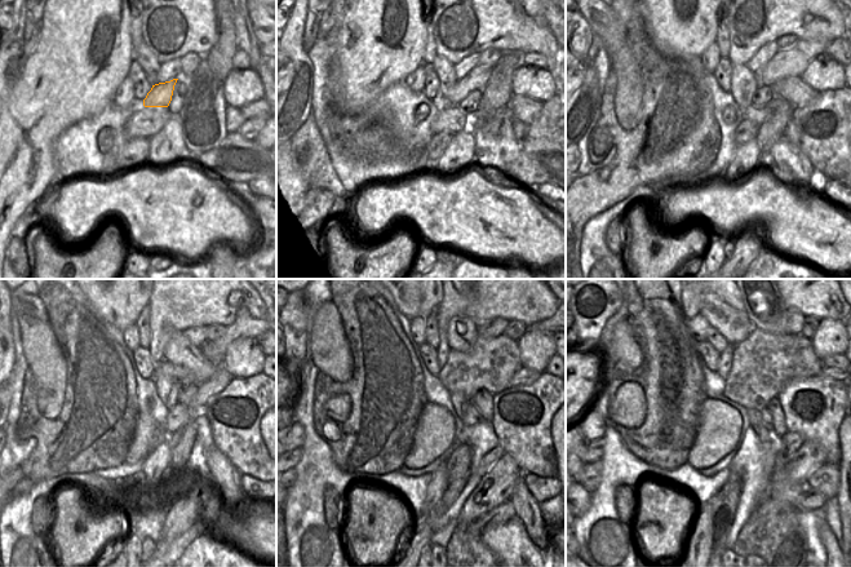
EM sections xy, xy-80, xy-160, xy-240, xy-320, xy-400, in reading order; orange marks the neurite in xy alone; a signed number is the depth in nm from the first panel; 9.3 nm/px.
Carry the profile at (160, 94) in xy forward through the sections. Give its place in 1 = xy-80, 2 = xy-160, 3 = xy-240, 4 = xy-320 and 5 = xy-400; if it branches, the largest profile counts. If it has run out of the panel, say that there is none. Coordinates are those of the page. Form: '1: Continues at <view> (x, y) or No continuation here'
1: Continues at xy-80 (478, 76)
2: Continues at xy-160 (776, 69)
3: Continues at xy-240 (244, 326)
4: Continues at xy-320 (539, 324)
5: No continuation here.

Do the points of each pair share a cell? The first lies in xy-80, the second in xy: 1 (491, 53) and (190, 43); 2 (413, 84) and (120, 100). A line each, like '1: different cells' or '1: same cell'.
1: different cells
2: same cell

